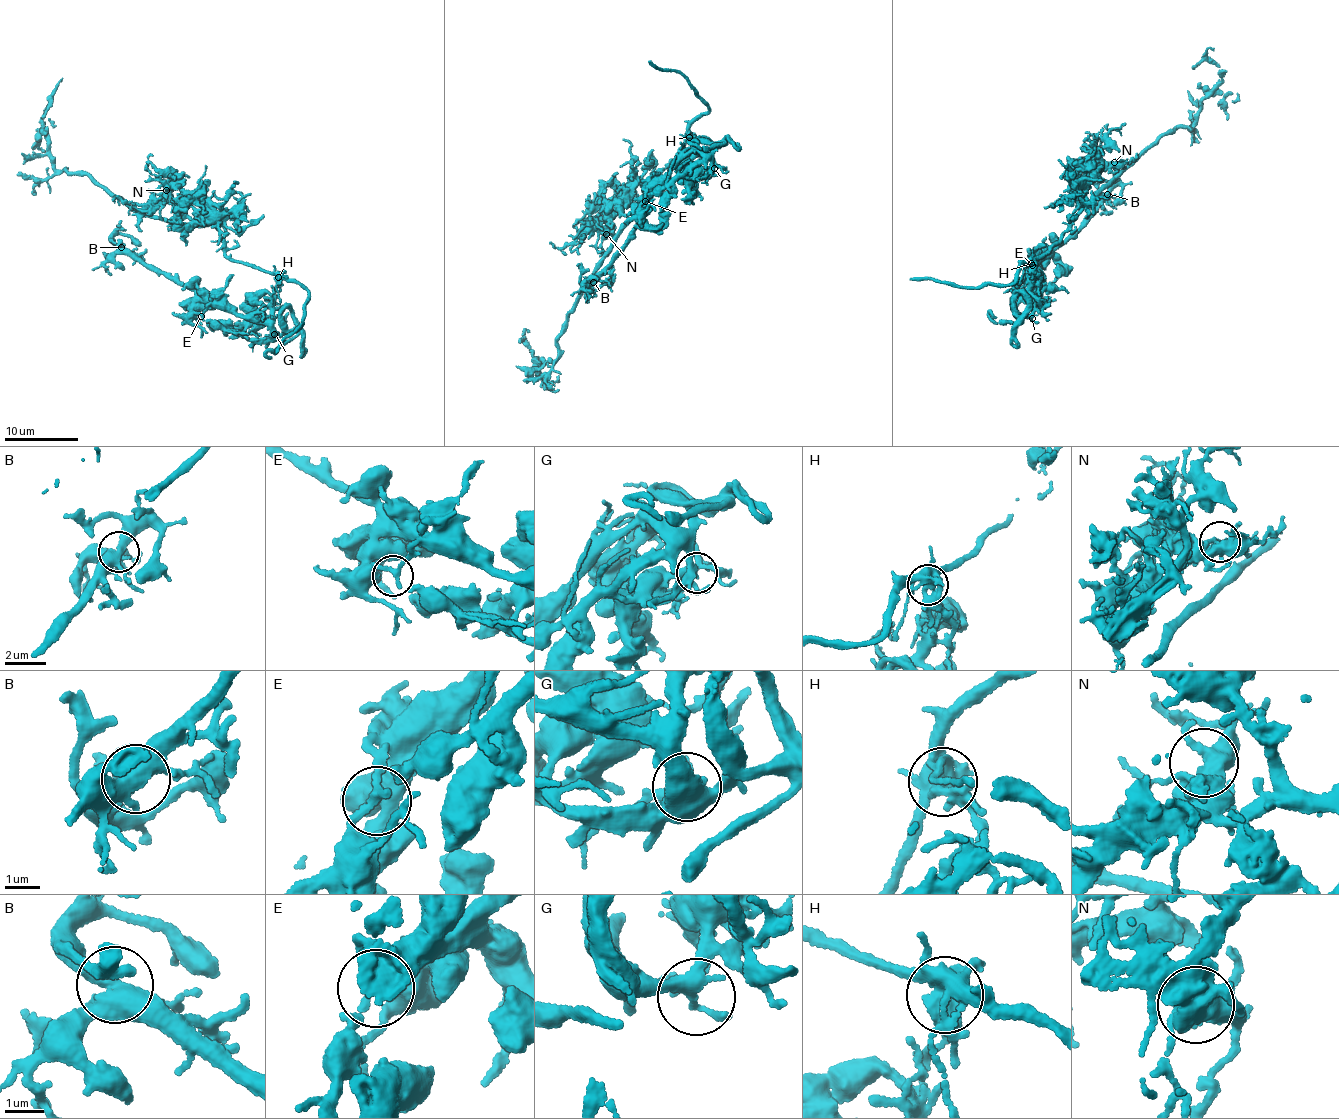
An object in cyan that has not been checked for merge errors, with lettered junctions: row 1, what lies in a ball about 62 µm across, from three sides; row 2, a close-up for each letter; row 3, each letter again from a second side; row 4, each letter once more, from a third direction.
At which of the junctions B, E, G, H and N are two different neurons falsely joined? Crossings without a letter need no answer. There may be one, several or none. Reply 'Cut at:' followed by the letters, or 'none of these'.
Cut at: H

